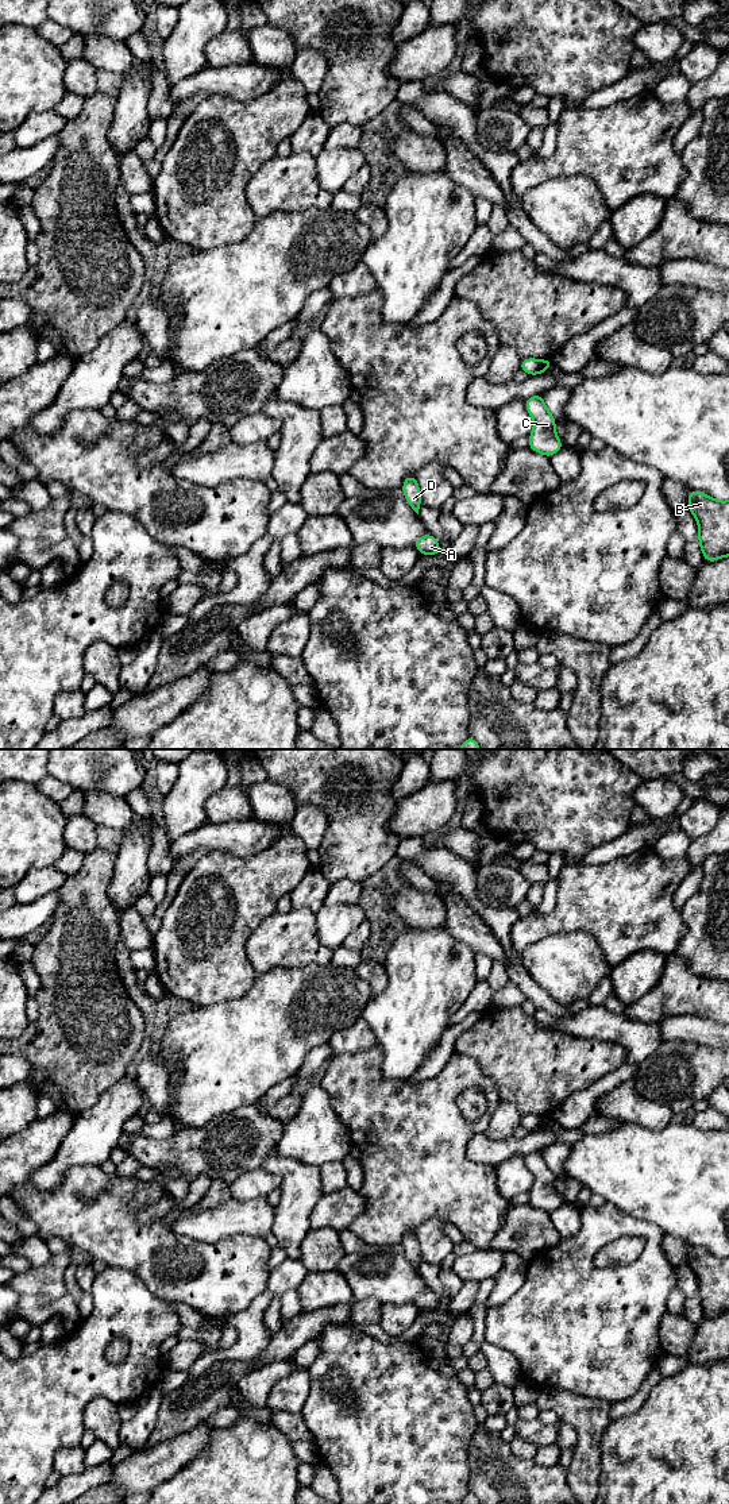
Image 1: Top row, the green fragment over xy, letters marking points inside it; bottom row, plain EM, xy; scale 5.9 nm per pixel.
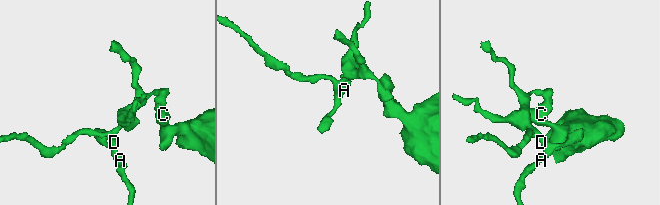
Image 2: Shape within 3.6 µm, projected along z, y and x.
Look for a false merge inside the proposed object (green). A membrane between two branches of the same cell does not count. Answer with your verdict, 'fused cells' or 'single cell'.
fused cells

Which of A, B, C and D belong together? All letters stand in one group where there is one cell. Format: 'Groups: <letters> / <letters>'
Groups: A D / B C

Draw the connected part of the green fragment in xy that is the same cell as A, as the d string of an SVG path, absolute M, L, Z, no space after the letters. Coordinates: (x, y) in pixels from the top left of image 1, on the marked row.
M431 533L421 536L413 545L420 554L425 556L436 555L443 552L440 549L440 544L437 539L435 539Z

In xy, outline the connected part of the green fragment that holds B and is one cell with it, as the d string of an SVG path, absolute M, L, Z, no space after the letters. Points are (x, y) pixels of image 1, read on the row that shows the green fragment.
M688 490L687 508L698 521L705 562L729 555L729 501L721 502L702 491Z

